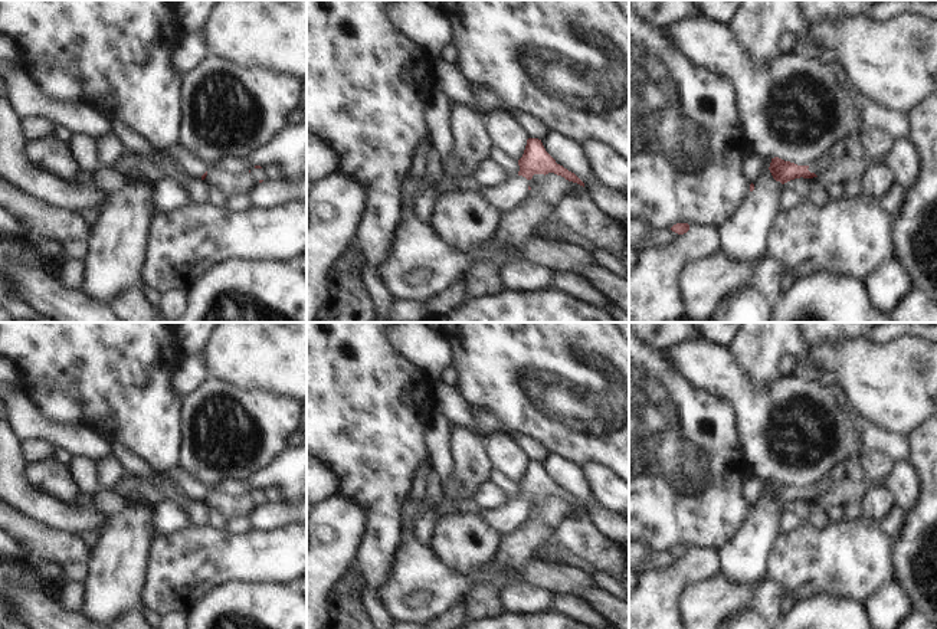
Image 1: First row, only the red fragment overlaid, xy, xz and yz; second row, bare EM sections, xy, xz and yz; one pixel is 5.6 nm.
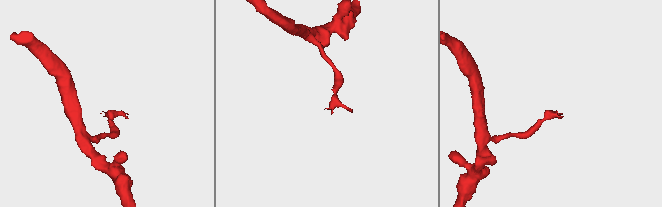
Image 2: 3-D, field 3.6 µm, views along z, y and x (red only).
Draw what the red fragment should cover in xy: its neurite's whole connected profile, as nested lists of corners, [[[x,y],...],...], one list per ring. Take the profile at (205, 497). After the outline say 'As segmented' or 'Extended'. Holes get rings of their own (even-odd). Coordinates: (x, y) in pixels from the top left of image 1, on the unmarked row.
[[[176,466],[174,469],[167,471],[166,475],[186,498],[197,502],[206,501],[209,491],[186,469]]]. Extended

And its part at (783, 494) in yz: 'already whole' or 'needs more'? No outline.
needs more

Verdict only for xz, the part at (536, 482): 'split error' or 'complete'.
split error

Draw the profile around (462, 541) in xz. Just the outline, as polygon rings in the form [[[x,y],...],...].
[[[465,508],[439,520],[432,548],[455,573],[472,577],[492,563],[501,537]]]

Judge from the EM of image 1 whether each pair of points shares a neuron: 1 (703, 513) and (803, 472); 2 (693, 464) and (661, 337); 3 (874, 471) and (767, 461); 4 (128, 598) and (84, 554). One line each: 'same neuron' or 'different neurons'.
1: different neurons
2: different neurons
3: different neurons
4: different neurons

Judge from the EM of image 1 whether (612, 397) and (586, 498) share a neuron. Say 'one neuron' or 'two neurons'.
two neurons

